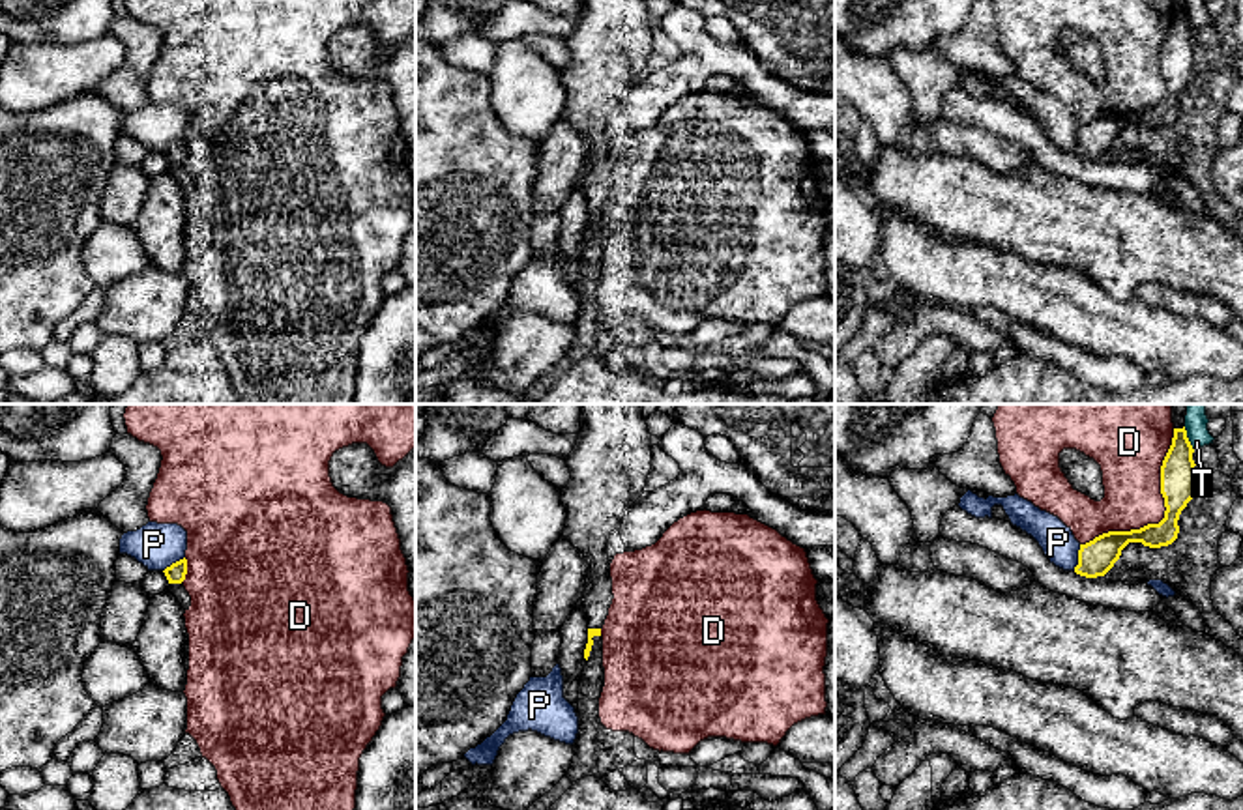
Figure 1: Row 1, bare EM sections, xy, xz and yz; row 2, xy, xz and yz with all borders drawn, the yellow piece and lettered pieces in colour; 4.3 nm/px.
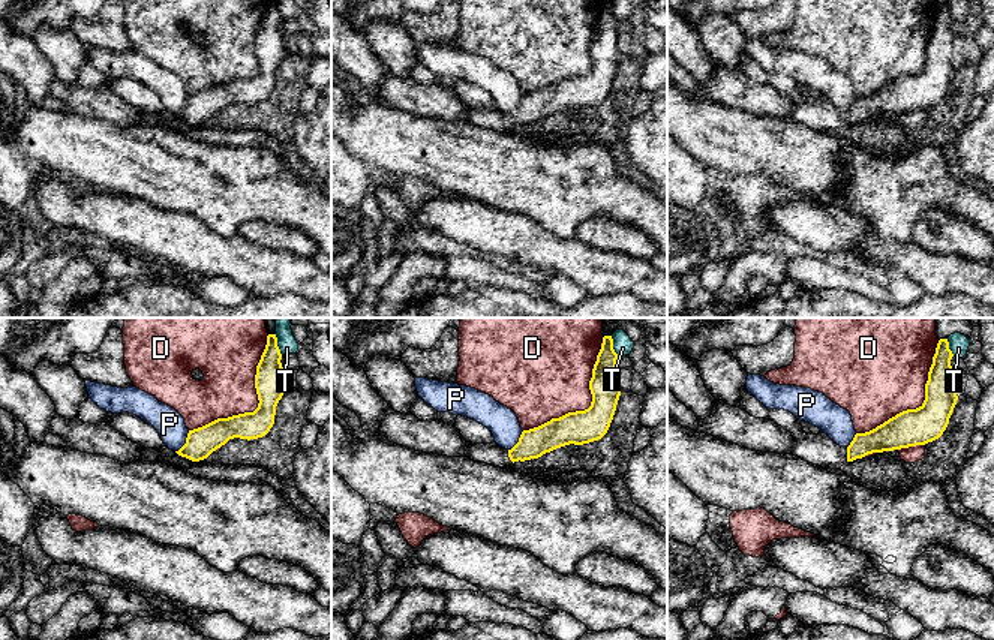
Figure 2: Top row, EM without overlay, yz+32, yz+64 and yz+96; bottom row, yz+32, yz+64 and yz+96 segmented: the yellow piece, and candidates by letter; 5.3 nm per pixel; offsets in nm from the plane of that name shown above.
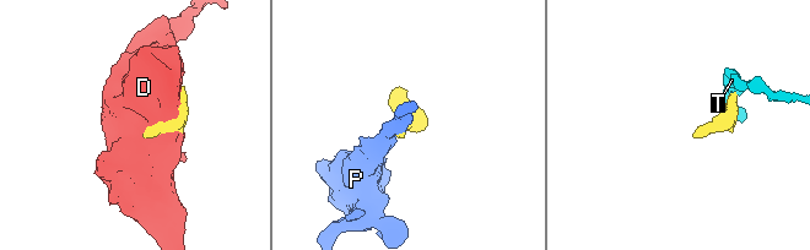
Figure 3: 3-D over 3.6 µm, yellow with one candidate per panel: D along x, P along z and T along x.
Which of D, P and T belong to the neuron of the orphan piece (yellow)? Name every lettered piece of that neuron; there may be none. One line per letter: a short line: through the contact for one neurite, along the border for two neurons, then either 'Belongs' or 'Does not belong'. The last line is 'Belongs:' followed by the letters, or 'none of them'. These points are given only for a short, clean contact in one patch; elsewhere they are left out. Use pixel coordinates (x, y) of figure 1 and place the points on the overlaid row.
D: Does not belong
P: Does not belong
T: Does not belong
Belongs: none of them

